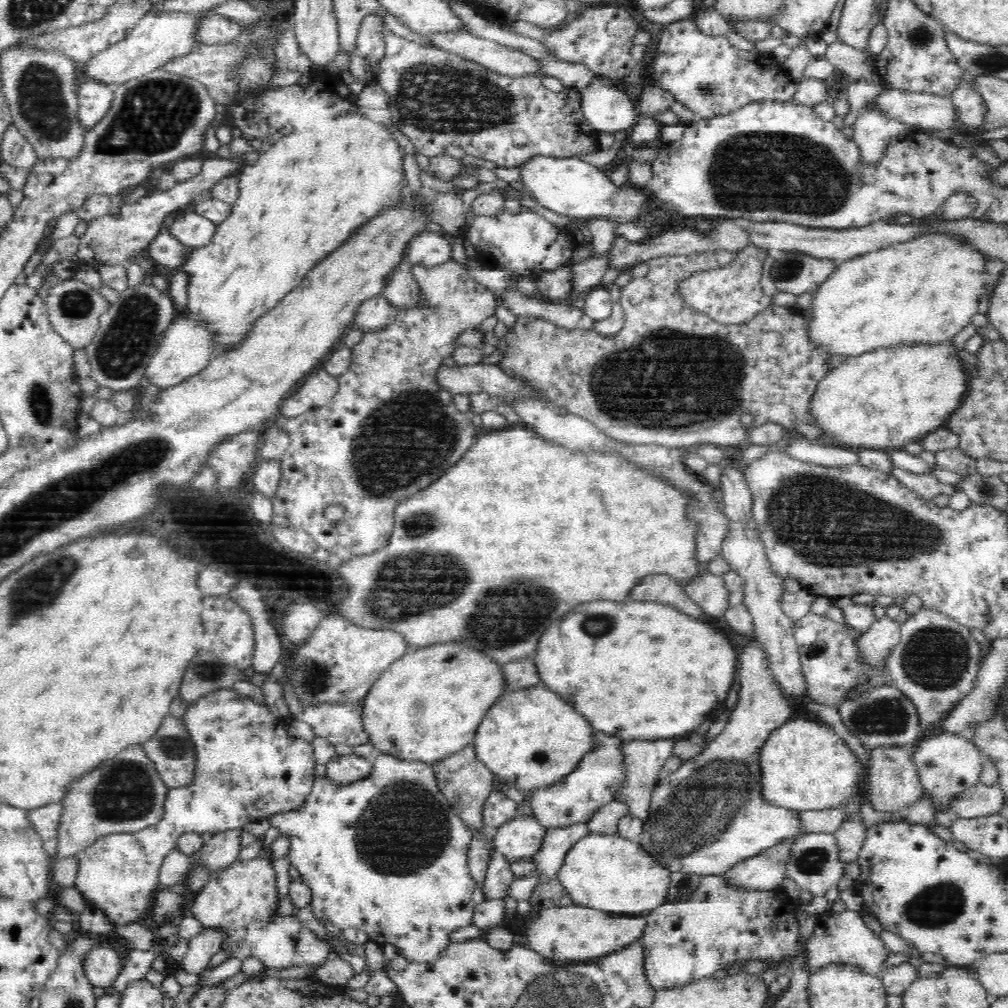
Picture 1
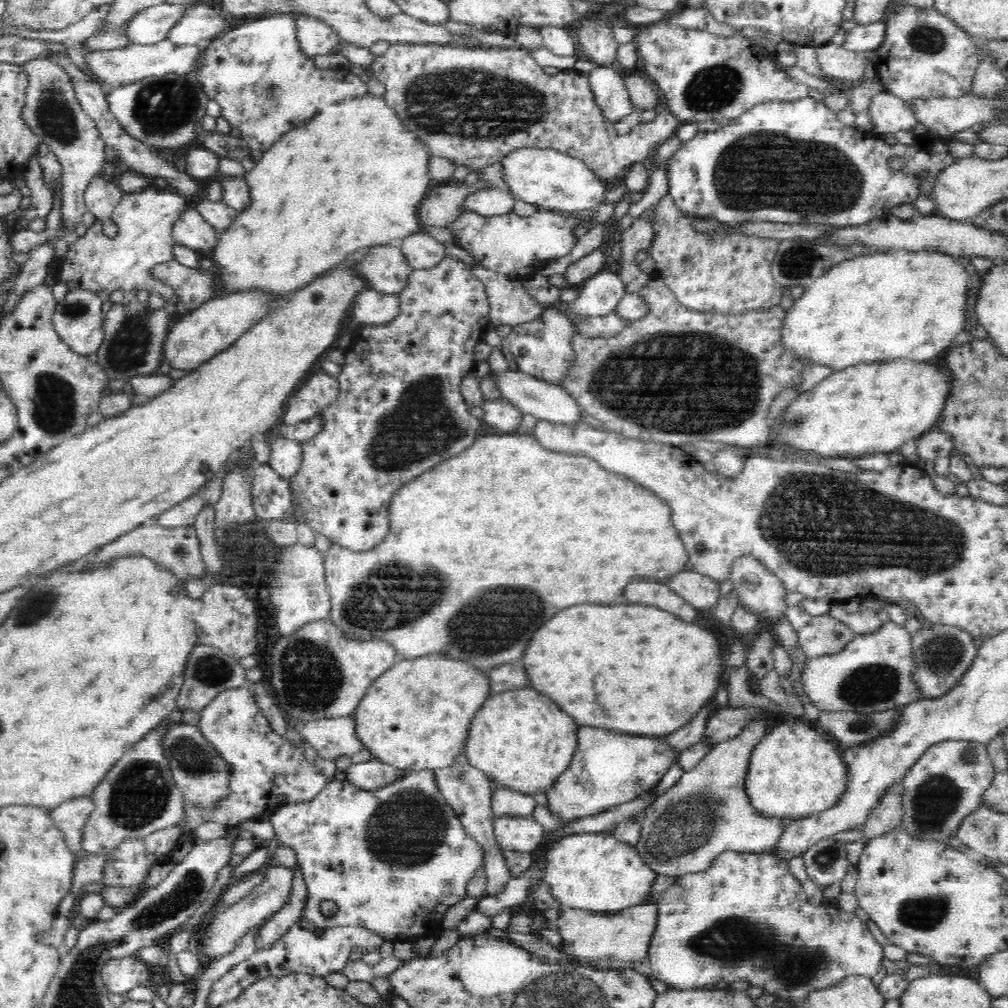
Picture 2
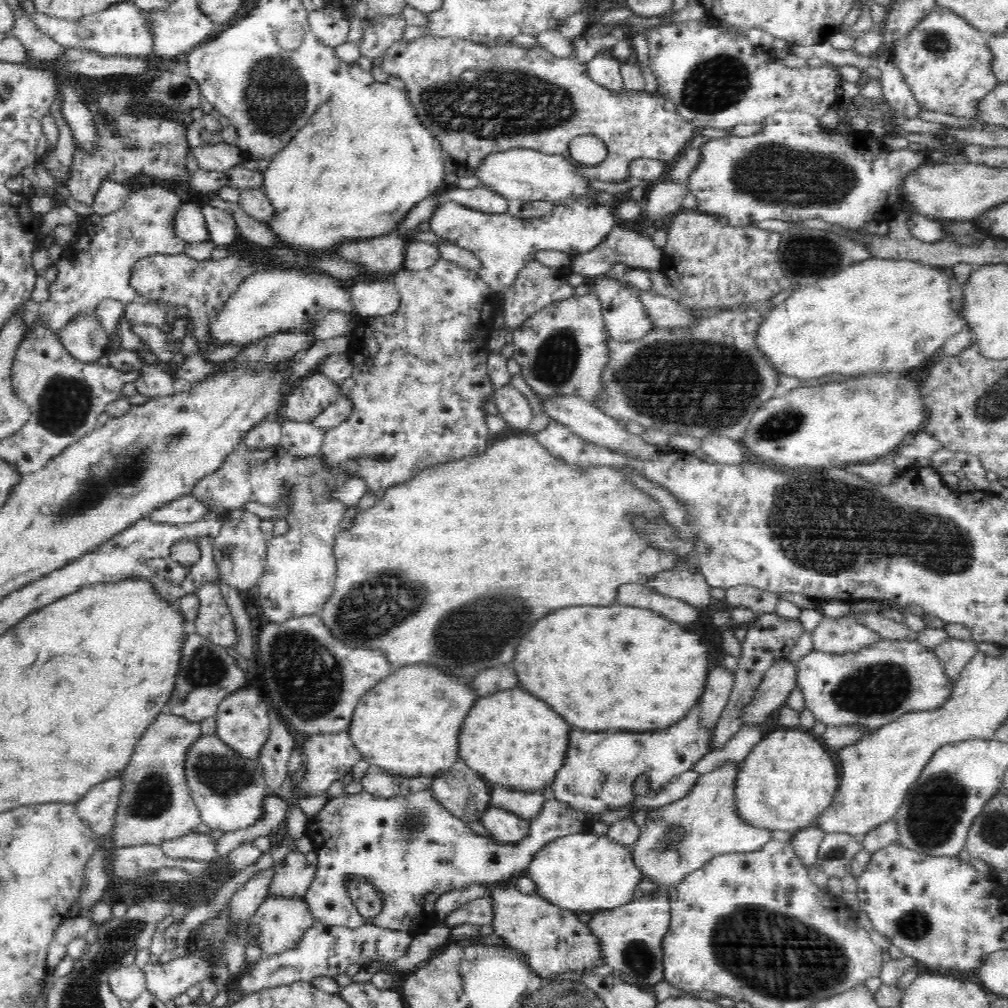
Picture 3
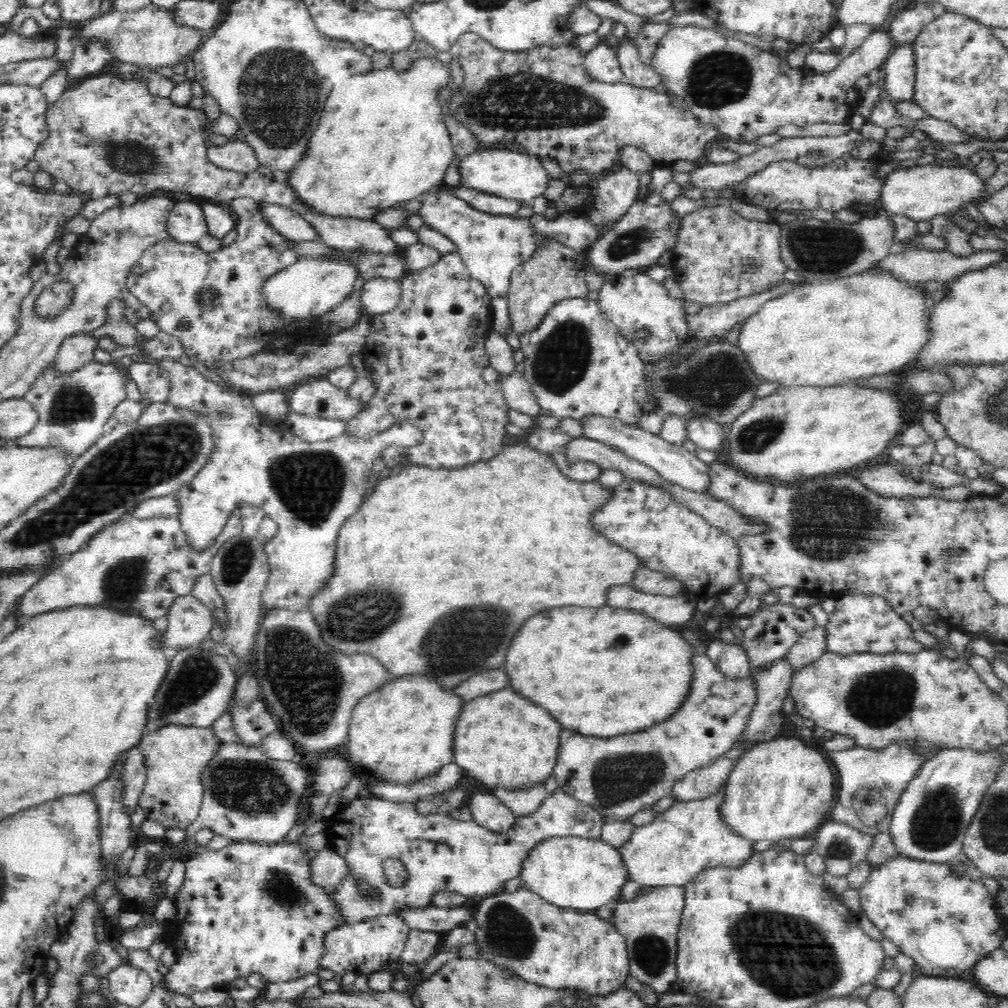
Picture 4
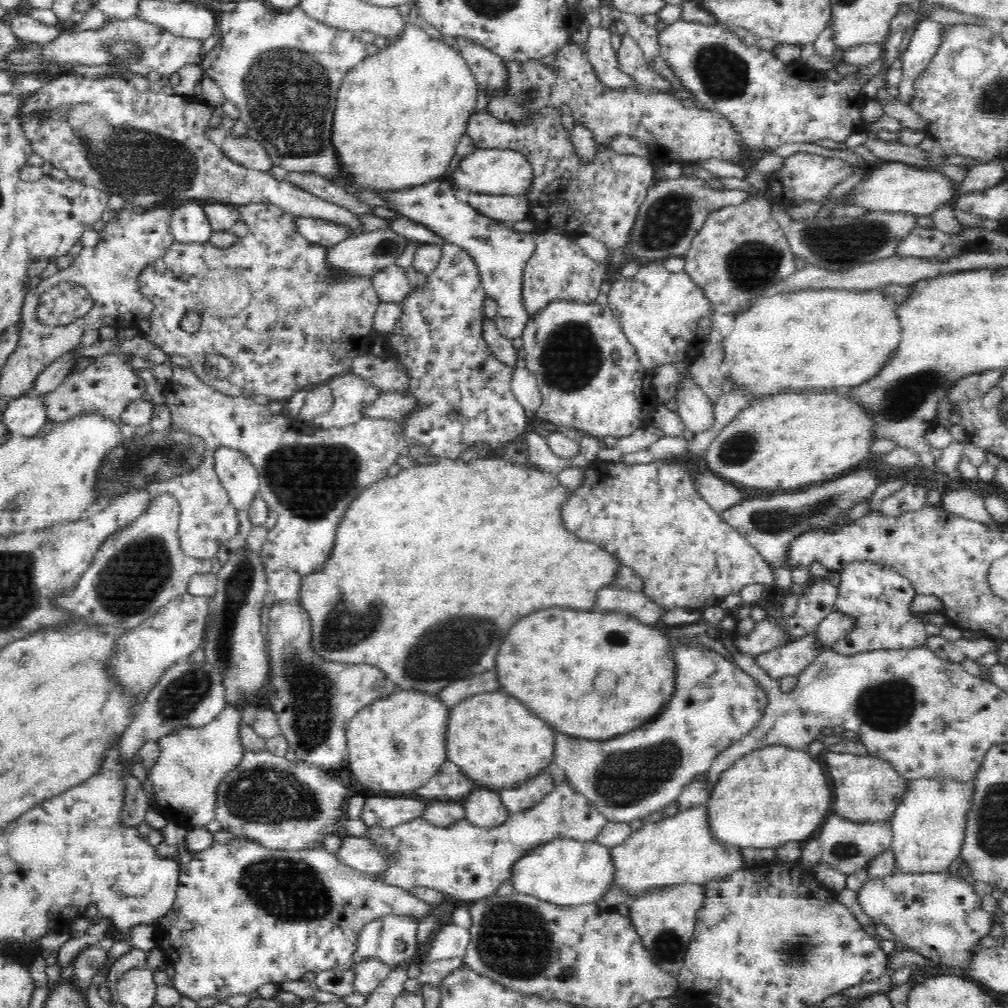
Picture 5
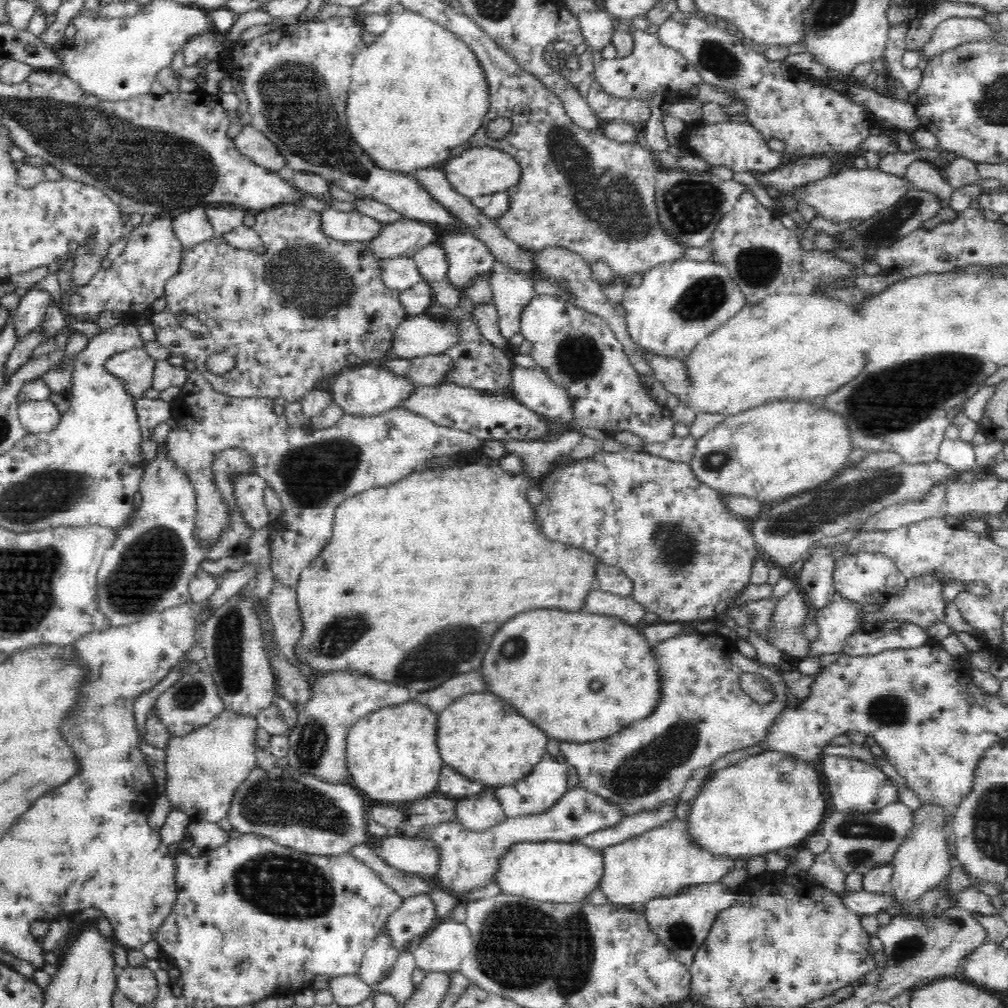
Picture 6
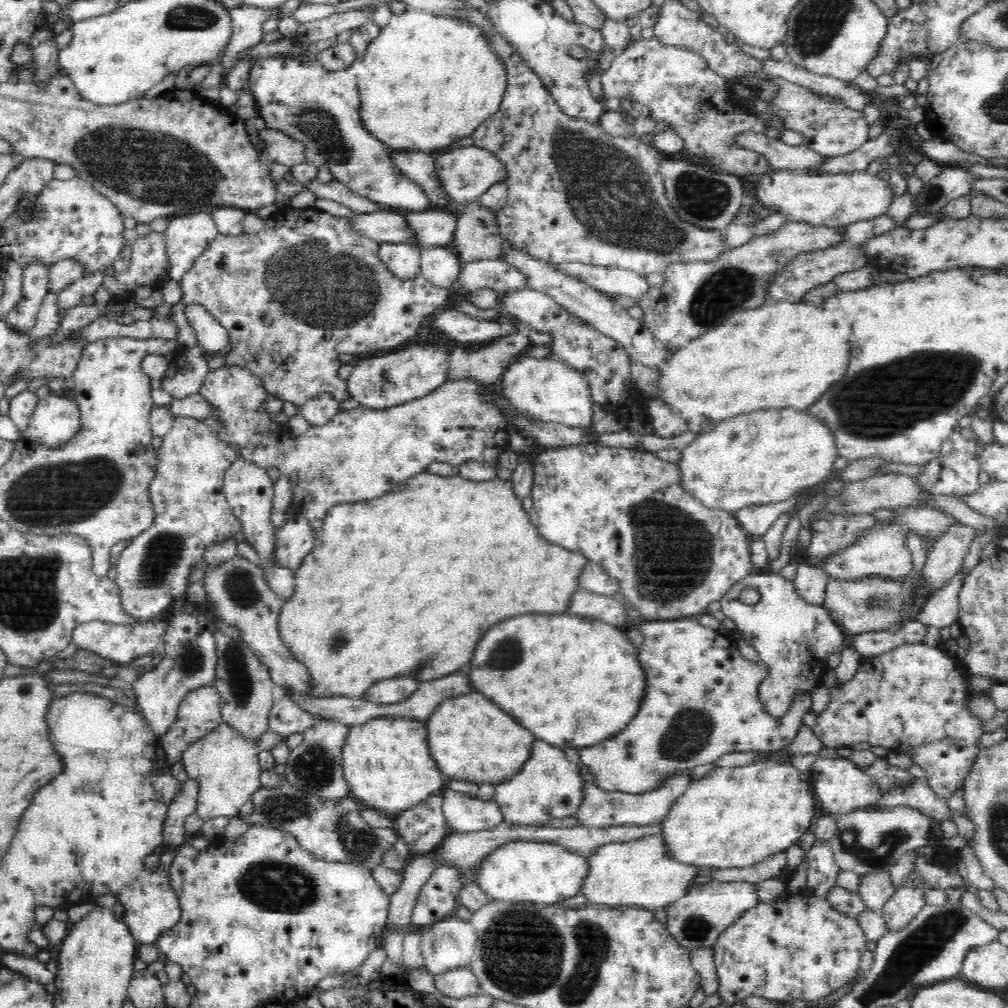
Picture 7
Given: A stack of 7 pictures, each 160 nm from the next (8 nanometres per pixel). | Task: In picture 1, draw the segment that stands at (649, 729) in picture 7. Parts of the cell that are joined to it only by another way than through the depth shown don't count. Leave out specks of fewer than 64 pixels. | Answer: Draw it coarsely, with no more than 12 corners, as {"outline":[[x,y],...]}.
{"outline":[[620,743],[556,785],[527,793],[546,830],[585,823],[624,778]]}

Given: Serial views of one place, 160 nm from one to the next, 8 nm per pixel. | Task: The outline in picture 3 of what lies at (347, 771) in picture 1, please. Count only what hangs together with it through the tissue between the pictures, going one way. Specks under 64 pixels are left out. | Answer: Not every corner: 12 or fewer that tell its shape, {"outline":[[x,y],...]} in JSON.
{"outline":[[369,765],[360,786],[388,798],[431,788],[432,779]]}

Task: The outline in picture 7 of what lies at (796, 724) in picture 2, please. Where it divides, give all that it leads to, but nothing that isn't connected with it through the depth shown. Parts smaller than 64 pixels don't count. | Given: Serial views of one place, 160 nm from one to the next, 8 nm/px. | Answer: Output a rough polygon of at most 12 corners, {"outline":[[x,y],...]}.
{"outline":[[756,760],[692,781],[662,819],[669,854],[756,864],[800,843],[809,772]]}

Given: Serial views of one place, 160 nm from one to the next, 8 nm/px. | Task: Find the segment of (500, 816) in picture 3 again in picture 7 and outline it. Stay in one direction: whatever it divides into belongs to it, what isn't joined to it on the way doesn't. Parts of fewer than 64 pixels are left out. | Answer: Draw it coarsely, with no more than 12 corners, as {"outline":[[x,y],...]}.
{"outline":[[444,789],[451,832],[494,830],[505,822],[494,798]]}

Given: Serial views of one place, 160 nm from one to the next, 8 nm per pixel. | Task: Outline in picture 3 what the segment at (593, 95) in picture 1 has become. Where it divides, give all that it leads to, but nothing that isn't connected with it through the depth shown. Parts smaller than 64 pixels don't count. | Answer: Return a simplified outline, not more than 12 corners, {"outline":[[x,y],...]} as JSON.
{"outline":[[609,52],[594,56],[588,76],[610,92],[625,90],[621,64]]}

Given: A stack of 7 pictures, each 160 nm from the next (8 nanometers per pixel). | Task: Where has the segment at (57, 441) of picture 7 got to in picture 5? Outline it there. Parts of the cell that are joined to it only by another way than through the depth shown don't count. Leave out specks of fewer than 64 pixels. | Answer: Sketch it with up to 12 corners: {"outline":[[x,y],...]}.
{"outline":[[32,394],[8,402],[2,423],[12,436],[47,429],[43,404]]}

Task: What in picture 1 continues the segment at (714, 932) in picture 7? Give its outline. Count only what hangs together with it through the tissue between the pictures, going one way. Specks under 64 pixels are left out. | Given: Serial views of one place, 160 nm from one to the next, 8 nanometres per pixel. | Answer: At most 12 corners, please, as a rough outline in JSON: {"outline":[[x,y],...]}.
{"outline":[[539,910],[523,943],[554,965],[640,939],[643,916]]}

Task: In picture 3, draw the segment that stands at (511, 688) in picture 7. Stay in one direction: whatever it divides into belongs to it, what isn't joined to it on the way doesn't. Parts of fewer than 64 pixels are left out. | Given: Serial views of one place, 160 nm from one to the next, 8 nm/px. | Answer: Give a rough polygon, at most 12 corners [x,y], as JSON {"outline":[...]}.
{"outline":[[618,602],[542,618],[520,686],[584,730],[667,730],[711,670],[694,628]]}

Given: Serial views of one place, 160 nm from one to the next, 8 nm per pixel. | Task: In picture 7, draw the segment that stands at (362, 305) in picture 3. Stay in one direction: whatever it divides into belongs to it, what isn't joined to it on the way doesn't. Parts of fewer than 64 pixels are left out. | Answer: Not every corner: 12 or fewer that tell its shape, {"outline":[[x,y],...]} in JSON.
{"outline":[[382,243],[378,257],[392,276],[421,275],[420,250]]}

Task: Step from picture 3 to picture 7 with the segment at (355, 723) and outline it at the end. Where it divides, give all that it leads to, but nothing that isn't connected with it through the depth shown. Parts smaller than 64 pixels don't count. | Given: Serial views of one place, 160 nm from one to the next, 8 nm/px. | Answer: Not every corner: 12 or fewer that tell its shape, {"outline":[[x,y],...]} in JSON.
{"outline":[[424,721],[350,726],[351,796],[390,816],[445,789]]}

